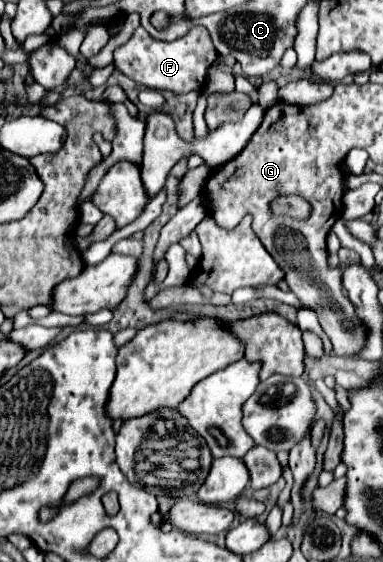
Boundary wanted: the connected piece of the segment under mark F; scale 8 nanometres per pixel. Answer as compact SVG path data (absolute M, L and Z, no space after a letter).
M197 25L191 27L191 31L185 37L175 39L171 43L155 41L143 27L137 27L133 37L125 45L115 49L115 65L121 73L145 87L165 89L173 93L189 93L201 89L205 85L207 71L215 63L215 59L217 51L211 43L207 29Z

